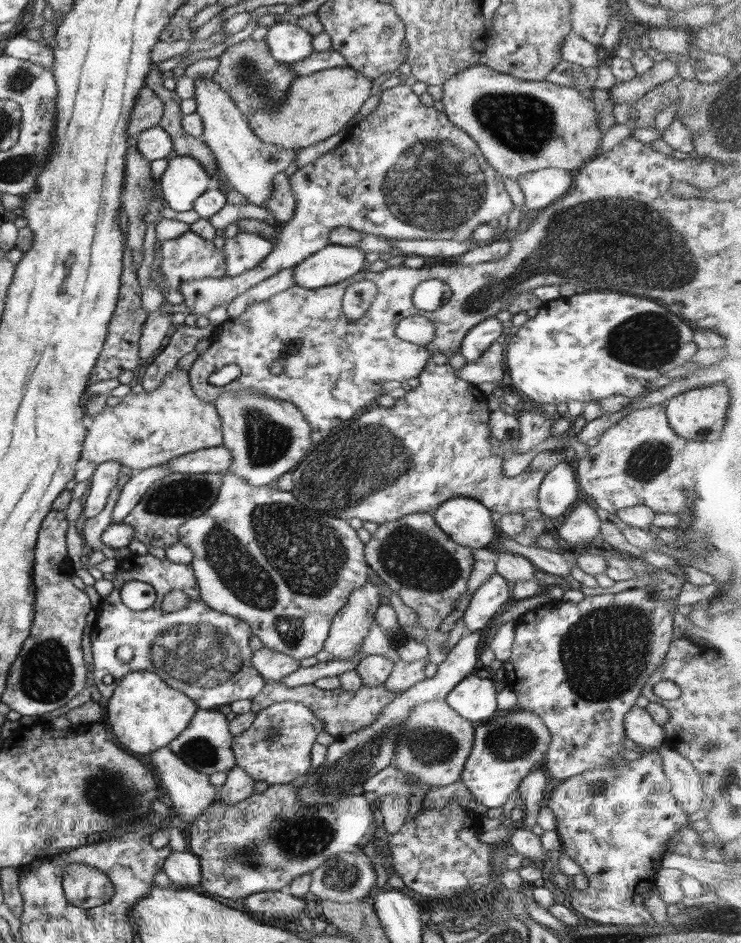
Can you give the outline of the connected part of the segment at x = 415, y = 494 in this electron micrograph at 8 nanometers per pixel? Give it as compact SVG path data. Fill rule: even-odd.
M432 353L426 361L426 368L418 375L419 385L412 388L401 399L395 399L394 406L388 408L376 405L367 412L356 414L354 418L348 418L346 422L341 422L340 426L335 426L329 432L325 433L324 438L308 450L308 454L300 461L300 464L292 472L294 487L291 492L292 495L305 508L318 511L325 516L334 516L349 521L353 518L358 518L363 522L373 522L377 525L385 524L386 522L393 522L402 516L408 514L415 514L416 512L428 512L433 516L433 511L442 502L453 498L454 496L466 496L472 500L478 500L487 510L491 512L498 512L502 515L507 513L515 513L522 515L525 511L539 510L539 501L537 498L540 483L544 479L546 472L542 470L525 470L524 472L514 477L507 477L502 468L503 456L500 448L492 446L489 442L490 434L490 413L488 408L487 395L478 389L477 385L470 384L462 378L456 376L456 370L450 366L449 358L444 353Z

